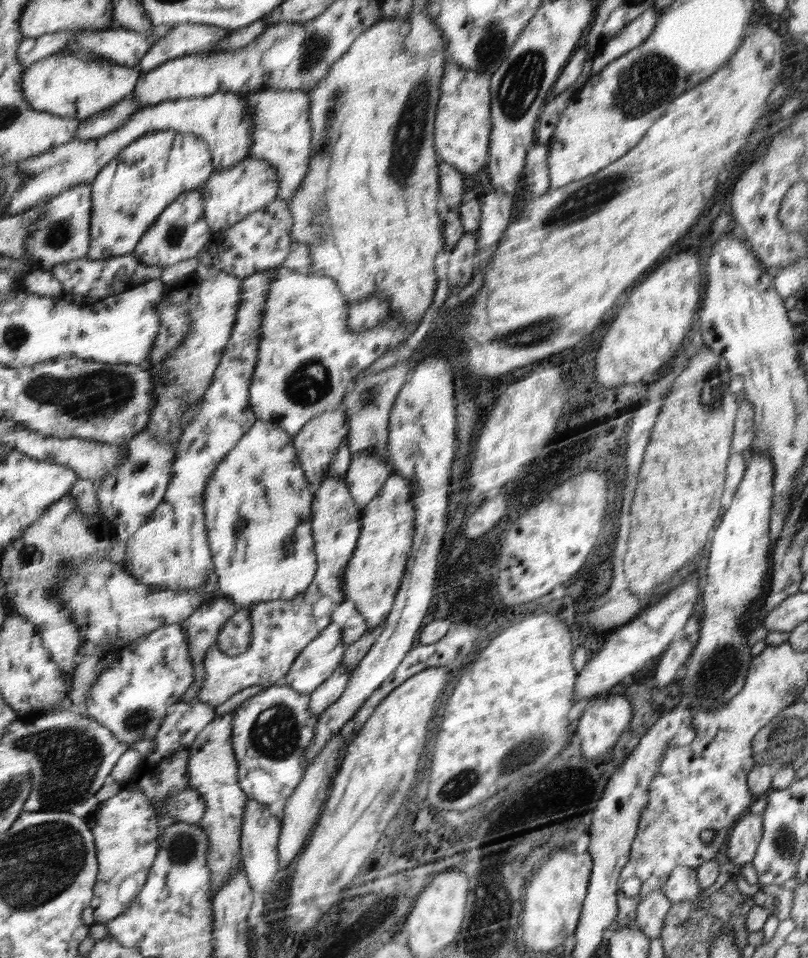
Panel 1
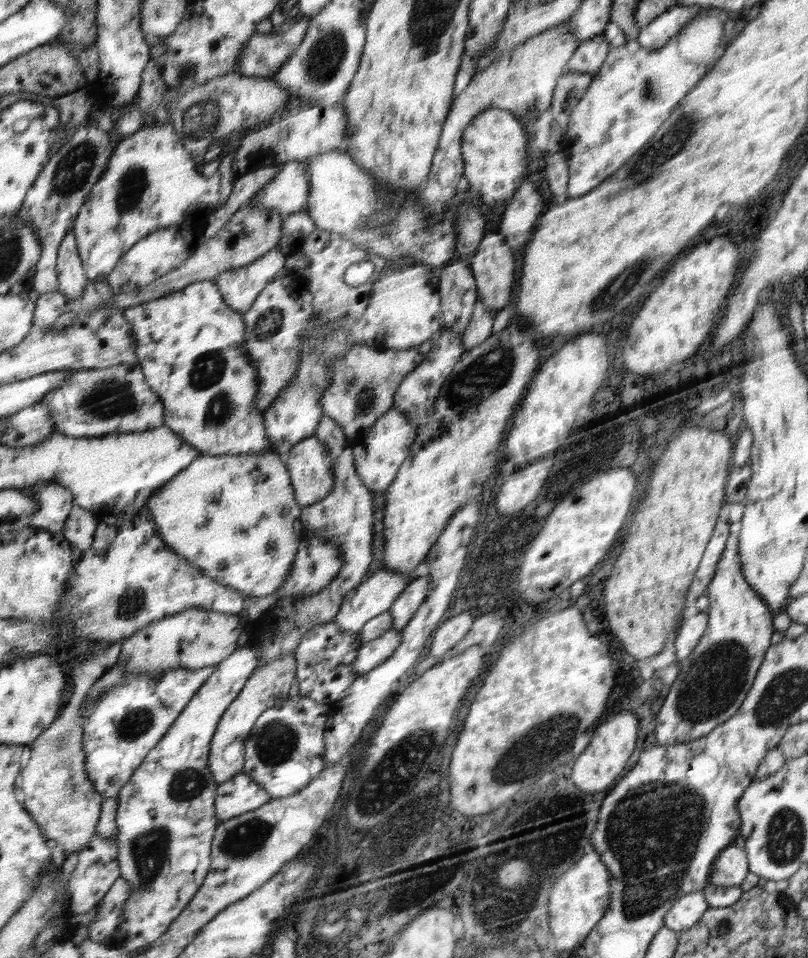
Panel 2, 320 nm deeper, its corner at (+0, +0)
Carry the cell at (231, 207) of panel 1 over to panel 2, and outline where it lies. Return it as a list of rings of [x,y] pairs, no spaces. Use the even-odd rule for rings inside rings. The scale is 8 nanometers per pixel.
[[[296,161],[280,164],[279,172],[246,204],[280,211],[283,217],[293,212],[306,212],[309,202],[309,164]]]

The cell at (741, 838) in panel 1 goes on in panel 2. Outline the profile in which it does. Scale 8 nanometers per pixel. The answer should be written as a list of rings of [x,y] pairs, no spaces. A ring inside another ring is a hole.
[[[732,845],[726,848],[716,860],[716,868],[711,877],[712,885],[716,887],[740,886],[749,873],[749,868],[745,847]]]

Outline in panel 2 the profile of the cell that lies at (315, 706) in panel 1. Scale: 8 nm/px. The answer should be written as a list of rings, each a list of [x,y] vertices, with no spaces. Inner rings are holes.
[[[390,629],[378,638],[364,643],[357,650],[356,658],[353,662],[354,678],[360,678],[361,674],[376,668],[380,663],[388,660],[401,643],[401,632]]]

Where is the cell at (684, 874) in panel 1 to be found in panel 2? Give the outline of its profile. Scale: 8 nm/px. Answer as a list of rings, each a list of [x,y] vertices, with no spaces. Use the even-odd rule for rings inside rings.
[[[692,892],[672,905],[672,909],[664,918],[666,926],[680,934],[688,931],[700,918],[708,911],[709,905],[706,903],[704,892]]]

